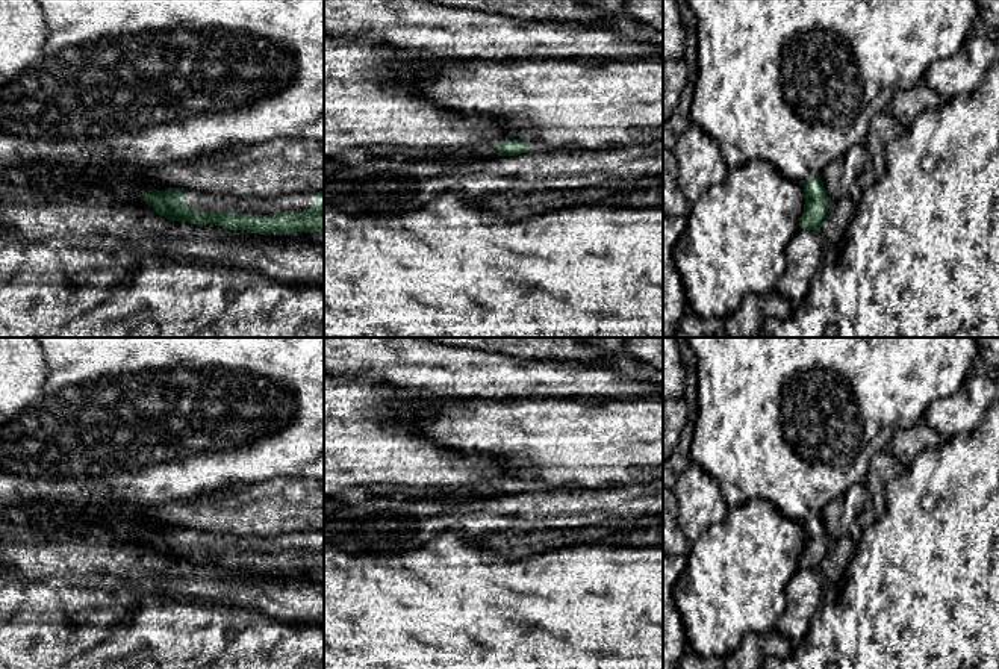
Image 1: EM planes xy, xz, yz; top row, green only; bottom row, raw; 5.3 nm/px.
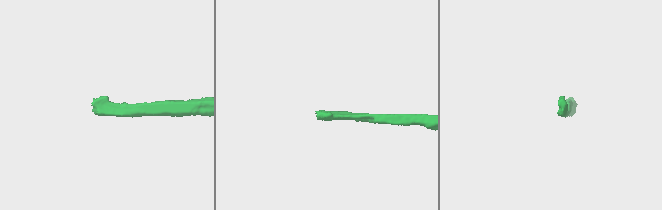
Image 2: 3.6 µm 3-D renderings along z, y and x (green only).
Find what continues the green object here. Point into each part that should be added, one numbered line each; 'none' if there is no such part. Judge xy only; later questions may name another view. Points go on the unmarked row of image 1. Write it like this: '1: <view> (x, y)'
1: xy (202, 541)

